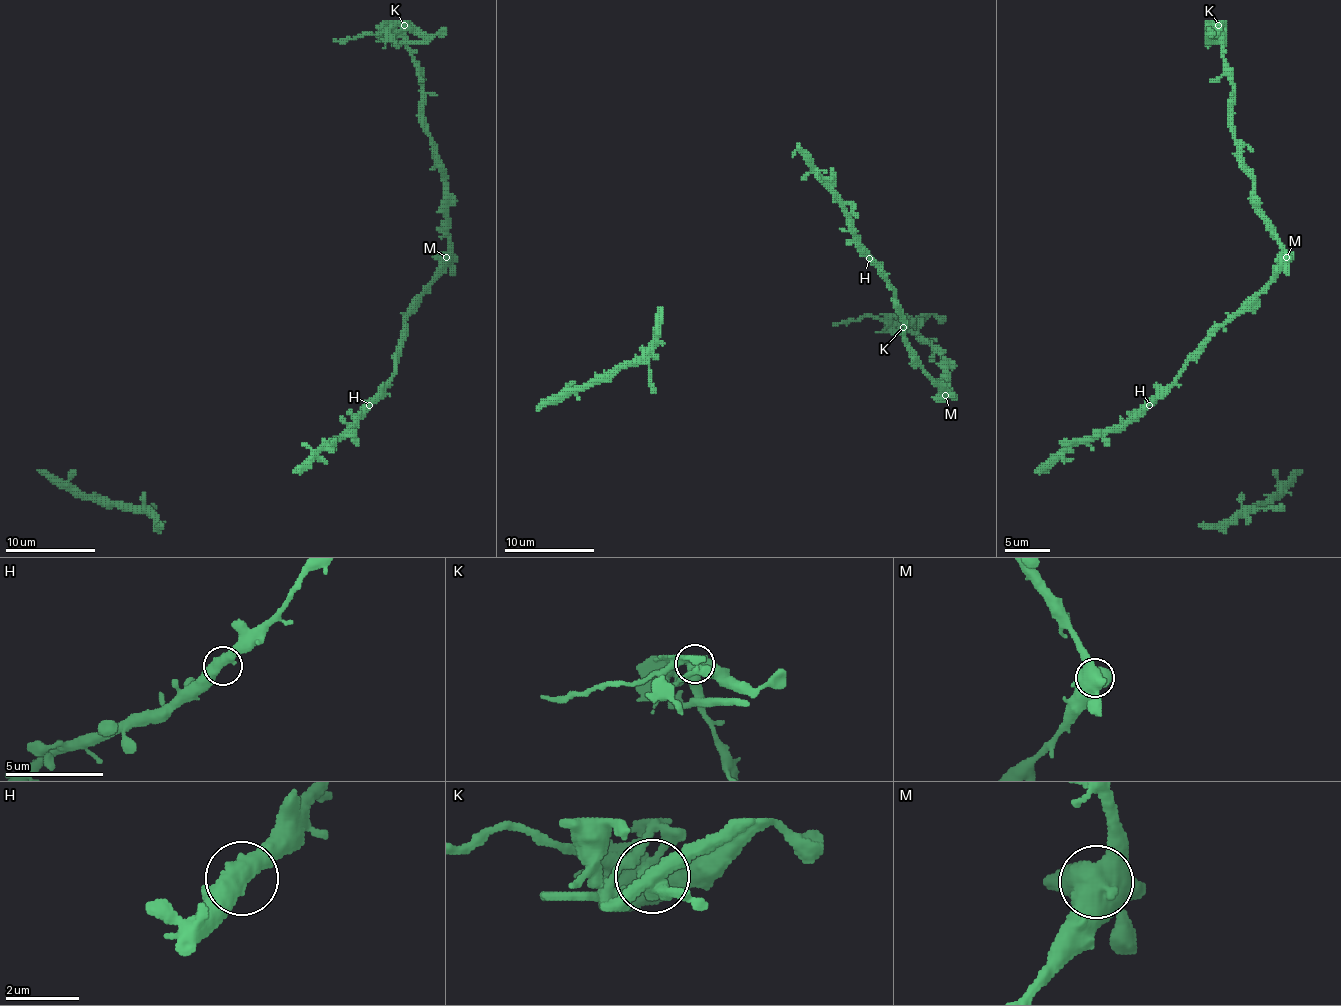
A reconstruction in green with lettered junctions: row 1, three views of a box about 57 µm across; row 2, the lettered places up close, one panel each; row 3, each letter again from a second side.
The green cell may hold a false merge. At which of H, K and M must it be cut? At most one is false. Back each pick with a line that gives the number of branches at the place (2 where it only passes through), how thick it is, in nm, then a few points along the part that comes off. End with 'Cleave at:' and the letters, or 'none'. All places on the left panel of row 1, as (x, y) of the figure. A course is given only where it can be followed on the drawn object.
K: 5 branches meet; 600 nm thick; foreign part runs (403, 25), (390, 25), (374, 34), (333, 39)
Cleave at: K

